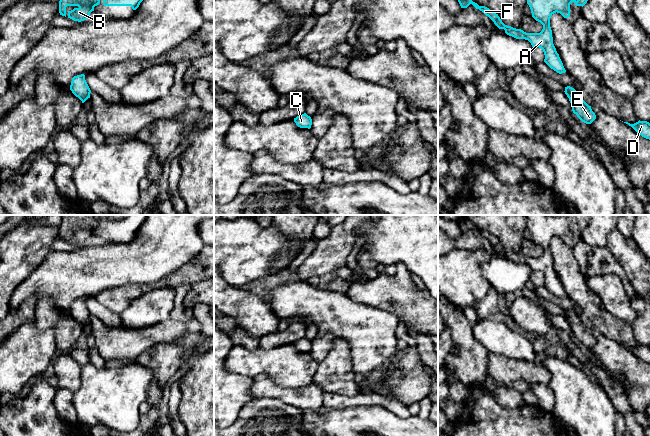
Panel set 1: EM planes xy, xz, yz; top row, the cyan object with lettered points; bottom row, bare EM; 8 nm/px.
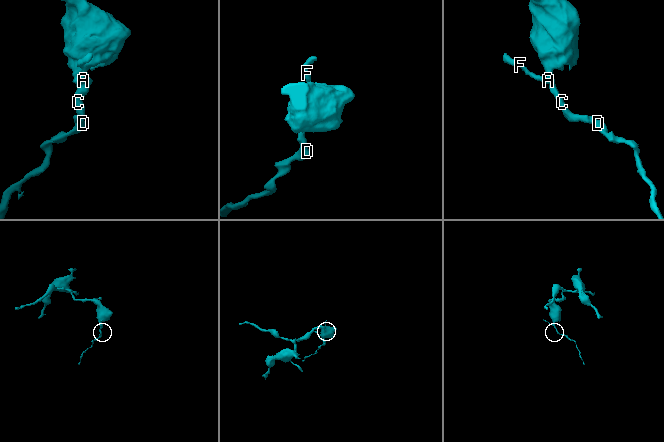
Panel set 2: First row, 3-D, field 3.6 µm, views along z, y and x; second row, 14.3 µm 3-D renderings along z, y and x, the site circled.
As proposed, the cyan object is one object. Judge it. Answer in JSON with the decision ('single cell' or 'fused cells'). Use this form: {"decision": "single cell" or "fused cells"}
{"decision": "single cell"}

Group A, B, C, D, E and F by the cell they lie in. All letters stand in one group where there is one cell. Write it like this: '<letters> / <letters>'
A B C D E F

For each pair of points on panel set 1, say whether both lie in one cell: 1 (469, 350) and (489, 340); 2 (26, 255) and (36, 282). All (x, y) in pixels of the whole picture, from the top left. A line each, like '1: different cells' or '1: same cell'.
1: different cells
2: different cells

